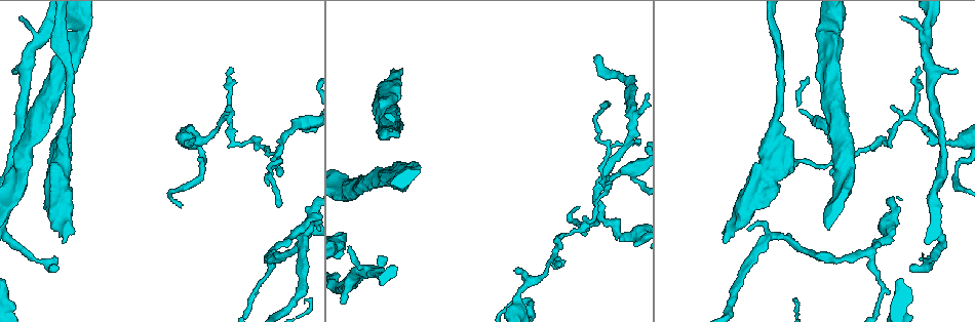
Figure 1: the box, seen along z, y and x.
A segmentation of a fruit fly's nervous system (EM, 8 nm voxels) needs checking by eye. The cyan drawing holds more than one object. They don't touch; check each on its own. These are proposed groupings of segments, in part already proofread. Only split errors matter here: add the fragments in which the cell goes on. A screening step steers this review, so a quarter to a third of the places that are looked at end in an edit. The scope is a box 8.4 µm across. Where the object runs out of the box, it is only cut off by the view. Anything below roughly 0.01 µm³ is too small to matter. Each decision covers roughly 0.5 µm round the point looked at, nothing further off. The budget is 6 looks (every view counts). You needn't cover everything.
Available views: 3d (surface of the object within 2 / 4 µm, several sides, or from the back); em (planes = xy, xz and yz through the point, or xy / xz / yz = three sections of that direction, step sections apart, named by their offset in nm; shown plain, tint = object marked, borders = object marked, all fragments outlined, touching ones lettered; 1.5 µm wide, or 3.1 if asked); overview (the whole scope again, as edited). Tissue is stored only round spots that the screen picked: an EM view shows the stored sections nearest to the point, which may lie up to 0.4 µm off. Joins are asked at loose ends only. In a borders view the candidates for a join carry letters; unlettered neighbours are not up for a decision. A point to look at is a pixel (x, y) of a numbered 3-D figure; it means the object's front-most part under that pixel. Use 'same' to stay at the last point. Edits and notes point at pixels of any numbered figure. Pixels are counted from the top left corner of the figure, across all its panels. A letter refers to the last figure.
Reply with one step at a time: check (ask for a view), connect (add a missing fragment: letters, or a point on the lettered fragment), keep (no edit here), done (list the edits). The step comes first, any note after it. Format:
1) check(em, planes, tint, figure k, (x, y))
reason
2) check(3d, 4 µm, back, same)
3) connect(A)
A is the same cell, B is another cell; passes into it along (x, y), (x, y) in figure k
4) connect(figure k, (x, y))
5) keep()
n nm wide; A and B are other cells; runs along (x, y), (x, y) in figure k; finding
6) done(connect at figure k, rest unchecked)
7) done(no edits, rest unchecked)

check(em, planes, borders, figure 1, (14, 73))
free end

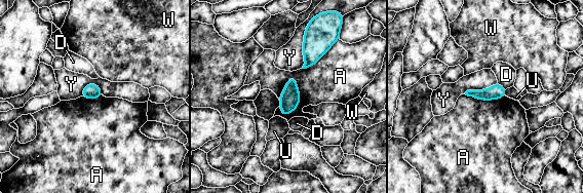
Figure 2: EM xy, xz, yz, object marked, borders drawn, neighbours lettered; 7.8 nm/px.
keep()
A, D, U, W and Y are other cells; border along (295, 75), (299, 105), (284, 116) in figure 2; no lettered fragment goes on from it

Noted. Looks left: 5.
check(3d, 2 µm, figure 1, (723, 242))

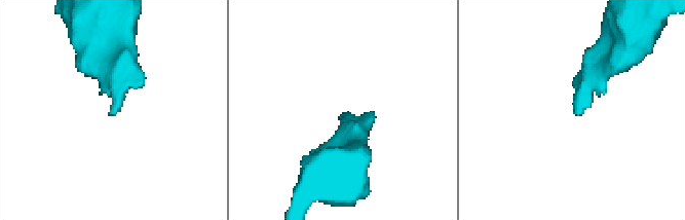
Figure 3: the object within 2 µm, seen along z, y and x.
check(em, yz, step 4, tint, figure 3, (342, 115))
now the EM

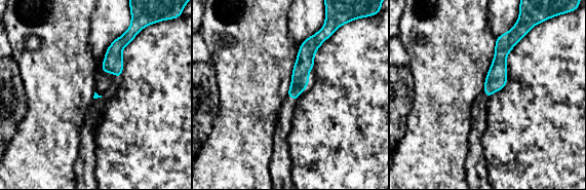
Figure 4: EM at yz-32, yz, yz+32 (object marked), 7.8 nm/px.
check(em, planes, borders, same)
cut it another way

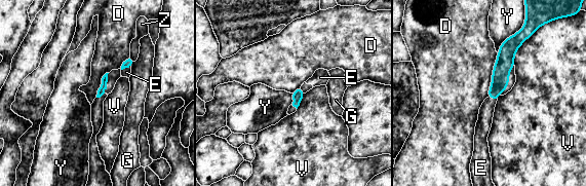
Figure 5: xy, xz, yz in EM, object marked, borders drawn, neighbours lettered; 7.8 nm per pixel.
connect(E)
E is the same cell, D, G, V, Y and Z are other cells; it goes on there

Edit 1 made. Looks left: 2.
done(connect at figure 5, rest unchecked)

